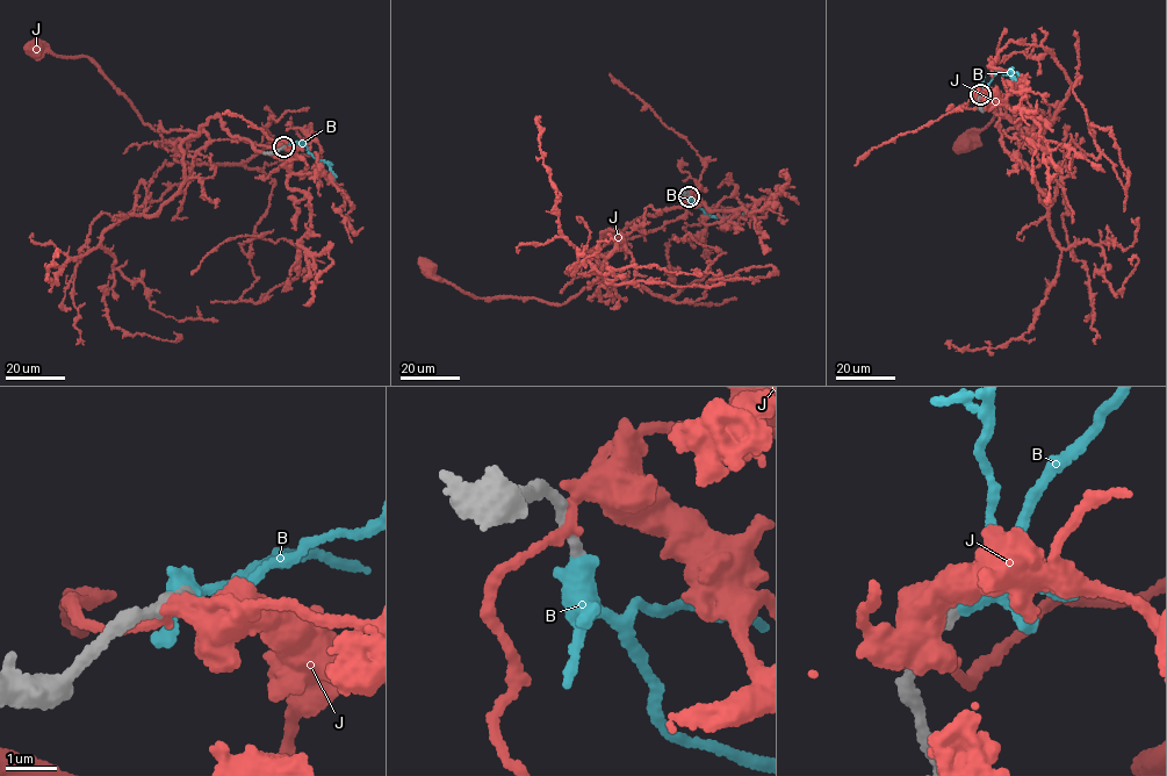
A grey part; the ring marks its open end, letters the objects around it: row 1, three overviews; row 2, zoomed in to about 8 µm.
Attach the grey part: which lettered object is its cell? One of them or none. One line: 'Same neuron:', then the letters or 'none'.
Same neuron: B

